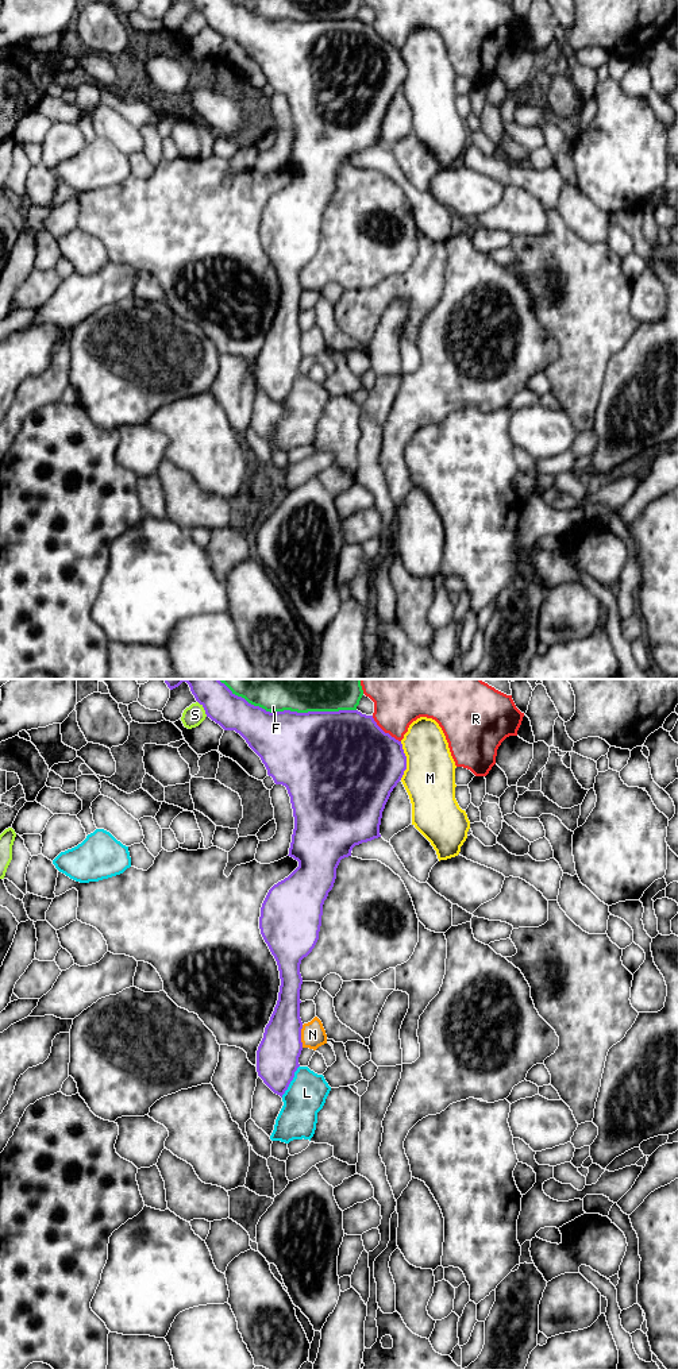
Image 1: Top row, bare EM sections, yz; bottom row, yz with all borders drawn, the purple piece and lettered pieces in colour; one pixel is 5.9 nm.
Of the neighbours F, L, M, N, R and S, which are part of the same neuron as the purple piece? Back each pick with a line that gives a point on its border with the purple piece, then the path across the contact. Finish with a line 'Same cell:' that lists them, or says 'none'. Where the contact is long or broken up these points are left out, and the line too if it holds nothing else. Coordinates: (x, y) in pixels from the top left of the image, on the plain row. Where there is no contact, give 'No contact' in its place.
Same cell: none

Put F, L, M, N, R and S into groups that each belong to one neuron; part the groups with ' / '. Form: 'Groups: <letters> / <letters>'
Groups: F / L / M / N / R / S

